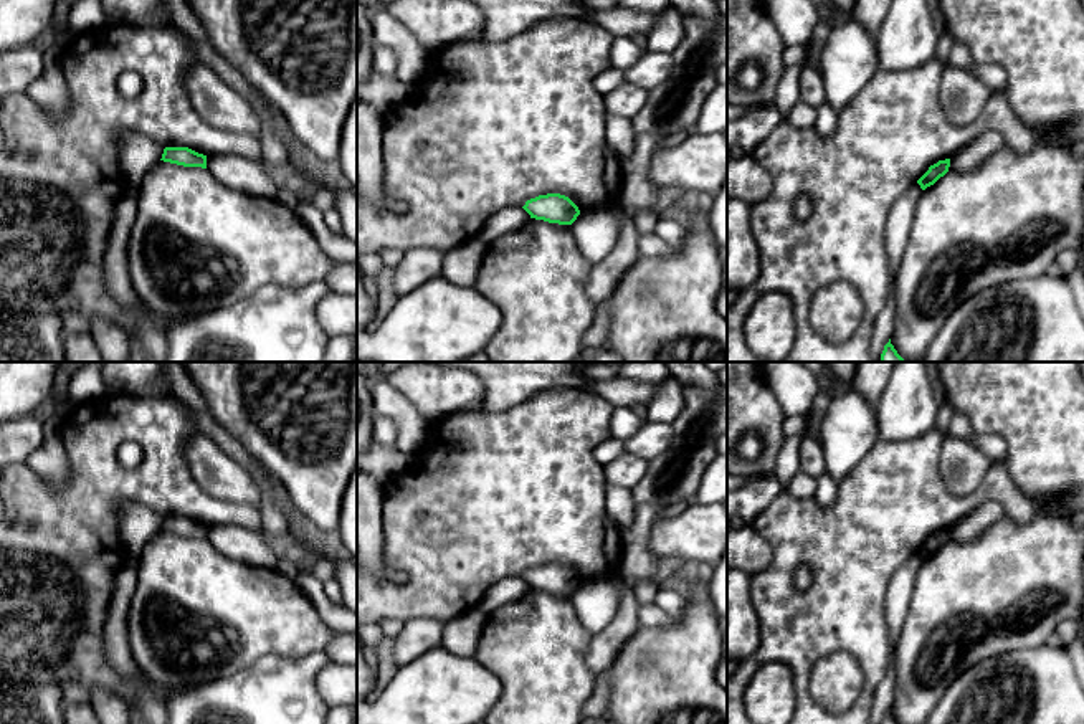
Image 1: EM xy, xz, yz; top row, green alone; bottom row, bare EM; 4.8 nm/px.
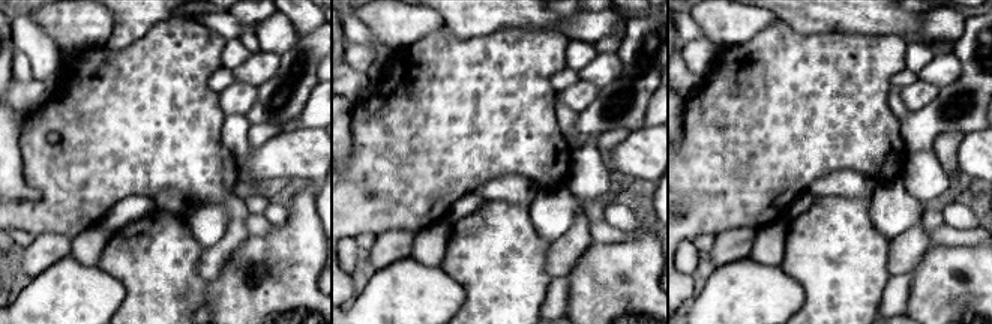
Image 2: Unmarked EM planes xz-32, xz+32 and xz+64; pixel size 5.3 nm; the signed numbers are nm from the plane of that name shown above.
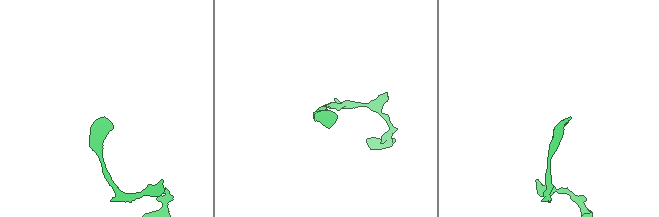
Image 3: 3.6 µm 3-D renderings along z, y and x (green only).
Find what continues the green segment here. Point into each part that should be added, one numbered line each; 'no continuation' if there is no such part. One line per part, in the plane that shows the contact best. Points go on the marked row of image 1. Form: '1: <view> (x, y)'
no continuation

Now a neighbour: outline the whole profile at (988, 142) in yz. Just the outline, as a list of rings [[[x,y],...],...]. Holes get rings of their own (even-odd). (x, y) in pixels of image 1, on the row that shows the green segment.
[[[987,131],[950,157],[948,172],[968,172],[1005,145],[998,131]]]

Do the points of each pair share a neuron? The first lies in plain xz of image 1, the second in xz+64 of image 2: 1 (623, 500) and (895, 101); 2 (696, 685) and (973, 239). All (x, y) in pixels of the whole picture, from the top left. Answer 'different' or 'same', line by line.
1: same
2: different

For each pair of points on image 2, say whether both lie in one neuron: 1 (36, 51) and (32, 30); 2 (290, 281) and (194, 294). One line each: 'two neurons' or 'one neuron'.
1: one neuron
2: two neurons

